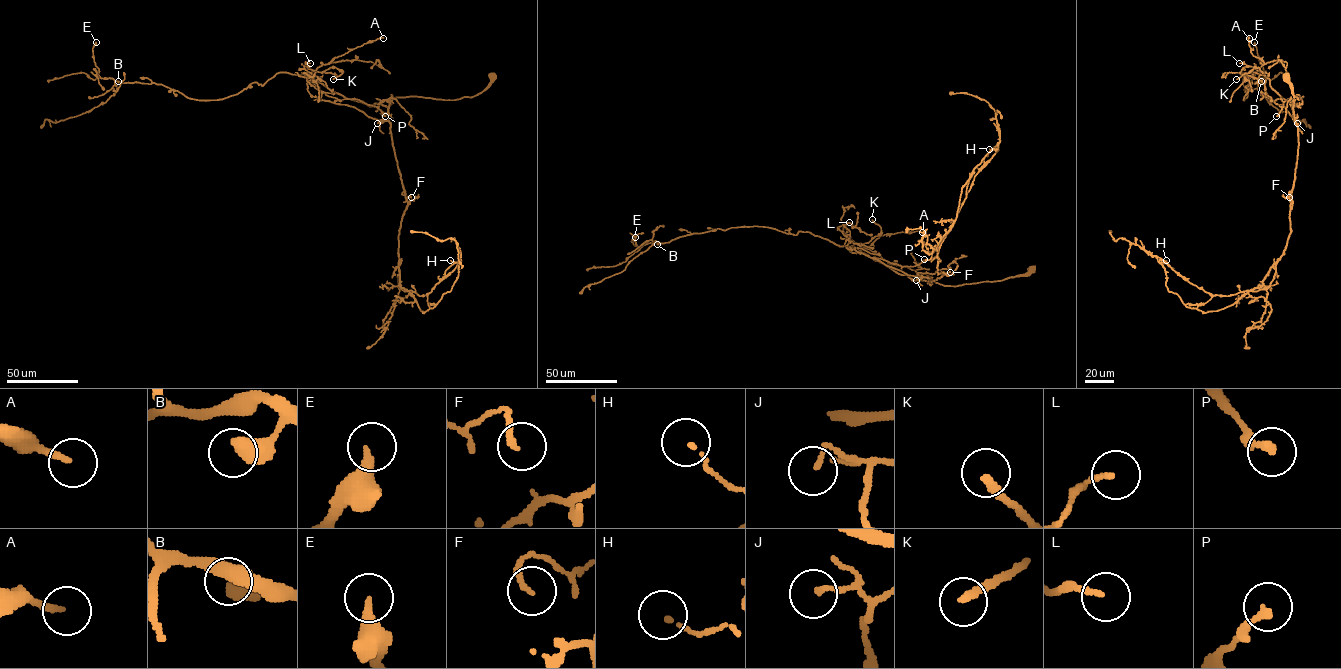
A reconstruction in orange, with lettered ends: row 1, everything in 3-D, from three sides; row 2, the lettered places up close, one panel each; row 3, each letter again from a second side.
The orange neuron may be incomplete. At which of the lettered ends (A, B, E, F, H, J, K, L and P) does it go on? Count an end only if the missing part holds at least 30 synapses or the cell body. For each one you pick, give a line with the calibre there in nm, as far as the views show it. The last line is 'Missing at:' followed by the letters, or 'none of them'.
K: calibre 200 nm
Missing at: K

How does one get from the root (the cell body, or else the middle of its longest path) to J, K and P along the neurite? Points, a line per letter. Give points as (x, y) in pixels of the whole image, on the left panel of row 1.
J: (493, 76), (483, 90), (473, 96), (453, 100), (395, 97), (389, 103), (388, 120), (377, 123)
K: (493, 76), (473, 96), (391, 95), (388, 106), (347, 99), (308, 74), (336, 67), (342, 73), (333, 79)
P: (493, 76), (473, 96), (395, 97), (388, 120), (334, 102), (359, 99), (385, 116)

